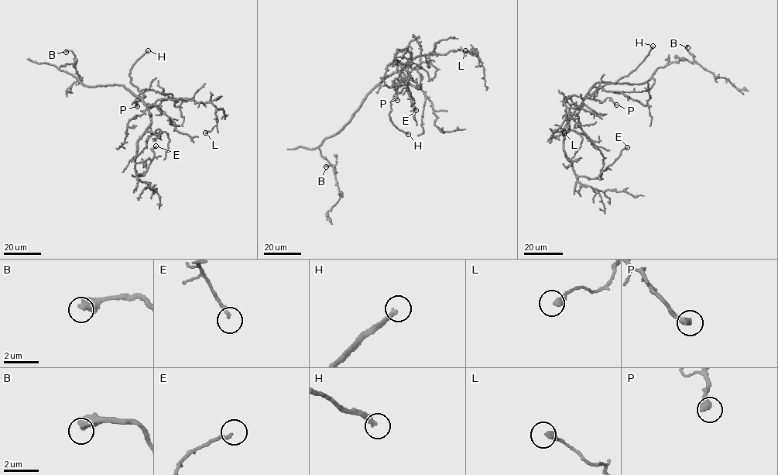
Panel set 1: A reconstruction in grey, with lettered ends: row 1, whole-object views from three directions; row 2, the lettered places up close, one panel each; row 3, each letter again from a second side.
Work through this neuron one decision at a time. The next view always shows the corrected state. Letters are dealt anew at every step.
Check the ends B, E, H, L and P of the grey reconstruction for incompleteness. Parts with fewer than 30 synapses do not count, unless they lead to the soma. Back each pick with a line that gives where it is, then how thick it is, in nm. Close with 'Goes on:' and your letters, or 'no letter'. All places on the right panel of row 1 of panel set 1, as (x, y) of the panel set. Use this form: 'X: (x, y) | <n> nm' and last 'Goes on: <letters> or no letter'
B: (687, 47) | 500 nm
H: (652, 46) | 260 nm
Goes on: B, H

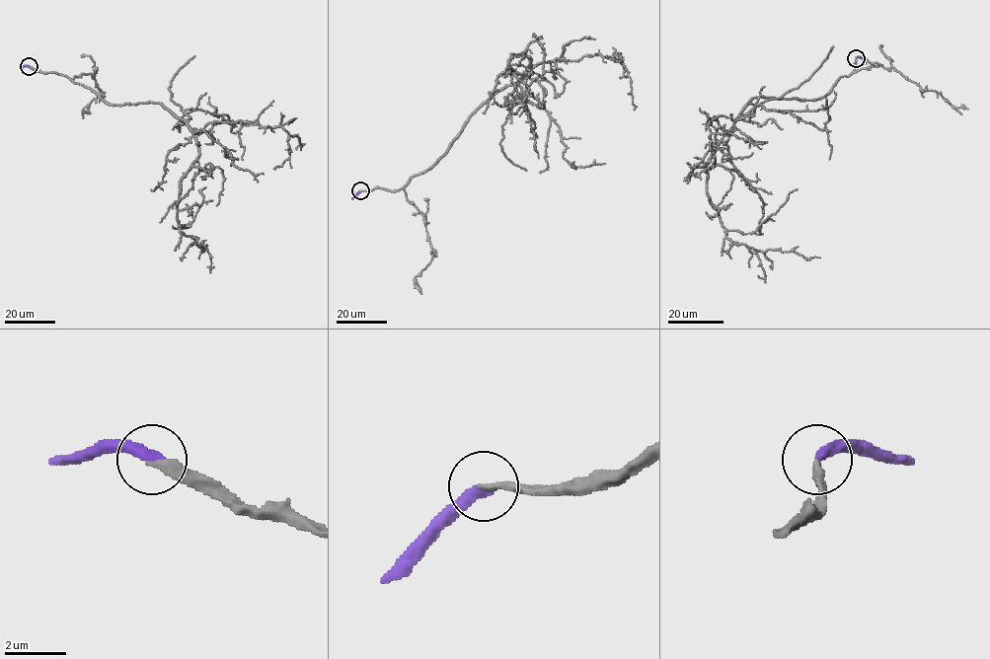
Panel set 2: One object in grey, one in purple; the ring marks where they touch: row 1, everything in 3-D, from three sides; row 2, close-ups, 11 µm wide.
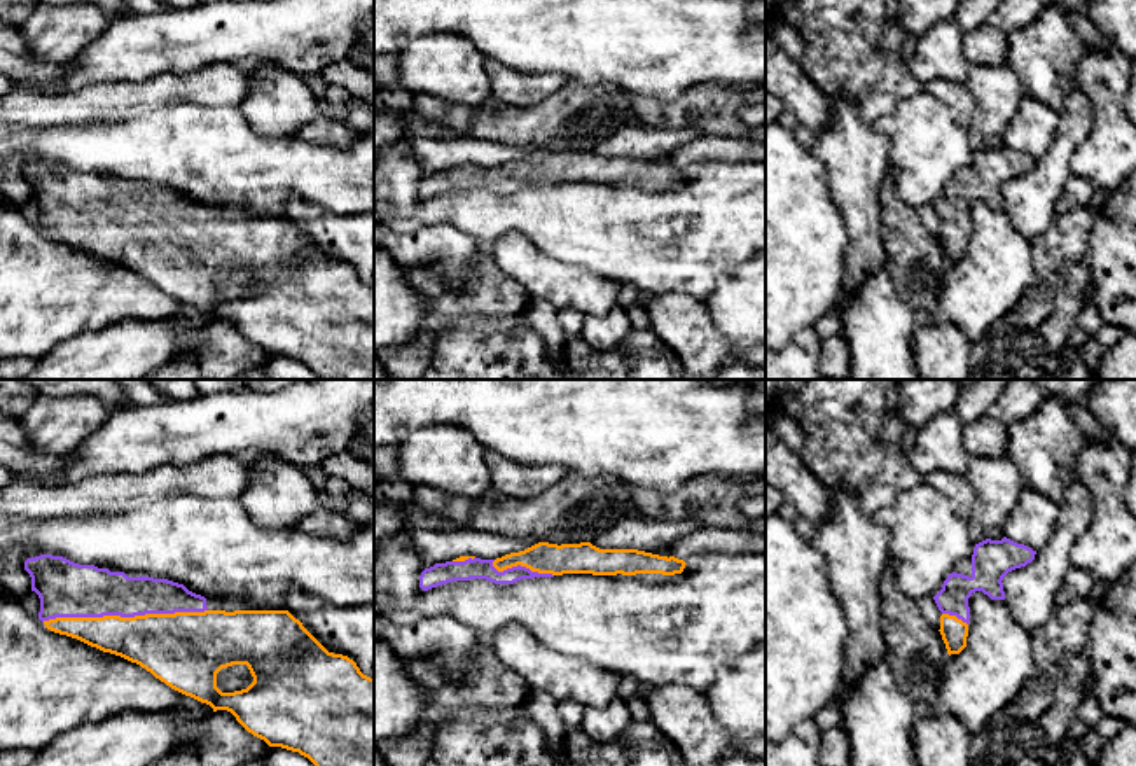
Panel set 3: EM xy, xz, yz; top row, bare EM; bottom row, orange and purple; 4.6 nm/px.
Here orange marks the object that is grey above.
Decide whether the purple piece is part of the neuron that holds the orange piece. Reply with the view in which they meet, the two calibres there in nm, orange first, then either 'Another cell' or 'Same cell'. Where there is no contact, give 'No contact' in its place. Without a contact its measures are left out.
Touches orange in xy. Thickness 300 nm (orange) against 240 nm. Same cell

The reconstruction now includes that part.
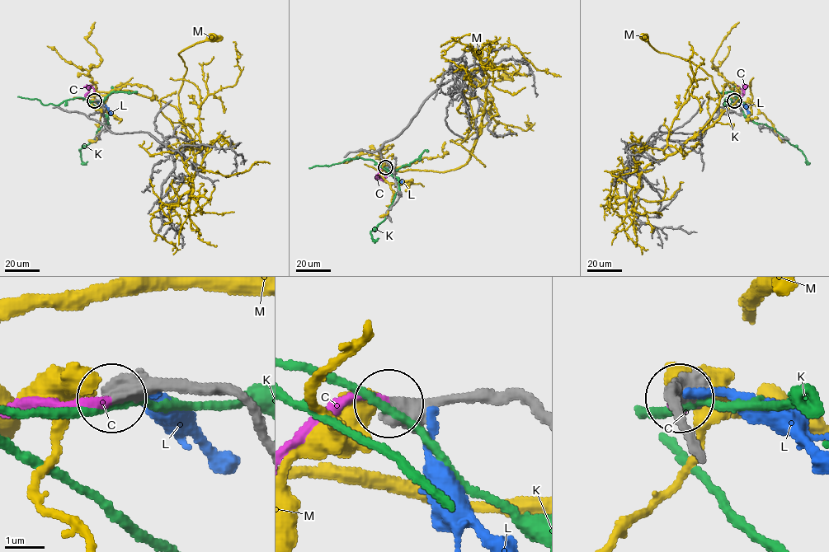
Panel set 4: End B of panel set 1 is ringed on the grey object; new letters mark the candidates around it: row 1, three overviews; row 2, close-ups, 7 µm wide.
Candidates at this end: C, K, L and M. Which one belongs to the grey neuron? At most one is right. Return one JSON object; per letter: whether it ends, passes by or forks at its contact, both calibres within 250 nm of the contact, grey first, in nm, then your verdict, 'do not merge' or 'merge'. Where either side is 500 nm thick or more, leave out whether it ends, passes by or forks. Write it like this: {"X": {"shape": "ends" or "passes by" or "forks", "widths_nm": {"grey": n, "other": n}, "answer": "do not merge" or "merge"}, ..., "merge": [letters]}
{"C": {"widths_nm": {"grey": 550, "other": 240}, "answer": "merge"}, "K": {"widths_nm": {"grey": 650, "other": 190}, "answer": "do not merge"}, "L": {"widths_nm": {"grey": 600, "other": 220}, "answer": "do not merge"}, "M": {"widths_nm": {"grey": 500, "other": 700}, "answer": "do not merge"}, "merge": ["C"]}

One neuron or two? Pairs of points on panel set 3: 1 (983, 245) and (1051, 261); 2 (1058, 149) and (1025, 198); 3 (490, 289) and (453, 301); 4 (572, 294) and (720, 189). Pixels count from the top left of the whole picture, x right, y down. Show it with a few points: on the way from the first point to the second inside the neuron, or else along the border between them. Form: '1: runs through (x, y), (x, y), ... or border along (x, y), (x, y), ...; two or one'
1: border along (1032, 242), (1033, 278), (1021, 296); two
2: runs through (1058, 161), (1037, 186); one
3: runs through (481, 298), (462, 301); one
4: border along (561, 261), (612, 277), (621, 285); two

